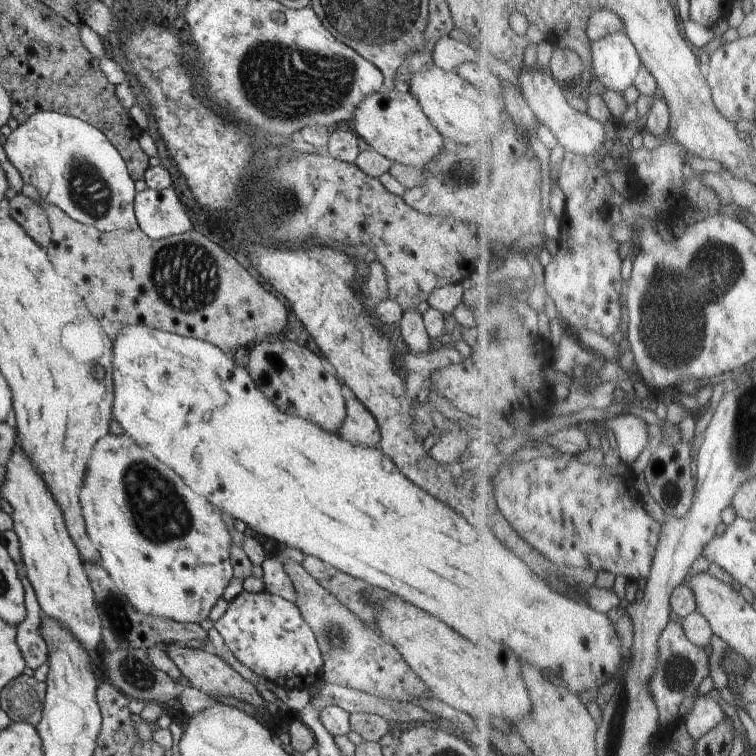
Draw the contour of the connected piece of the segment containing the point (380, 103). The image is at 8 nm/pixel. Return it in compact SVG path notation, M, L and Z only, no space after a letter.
M384 84L360 102L360 106L352 114L349 127L365 141L368 148L391 161L421 170L444 148L444 137L430 124L414 95L410 91L392 90Z

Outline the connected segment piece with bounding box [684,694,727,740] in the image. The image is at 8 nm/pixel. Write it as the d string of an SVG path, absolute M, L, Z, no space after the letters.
M707 694L695 698L694 706L684 719L697 740L714 730L727 717L722 704Z

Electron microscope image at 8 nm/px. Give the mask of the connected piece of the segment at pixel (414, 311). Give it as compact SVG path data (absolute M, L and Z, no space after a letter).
M410 308L403 313L400 322L402 336L408 344L410 352L426 354L432 351L437 344L432 340L424 324L423 313L418 308Z

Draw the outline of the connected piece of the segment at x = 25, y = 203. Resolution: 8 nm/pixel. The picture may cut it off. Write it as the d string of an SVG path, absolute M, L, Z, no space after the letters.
M13 190L9 191L4 205L26 234L46 250L51 241L51 228L46 210L36 200L24 196L23 192L15 193Z

